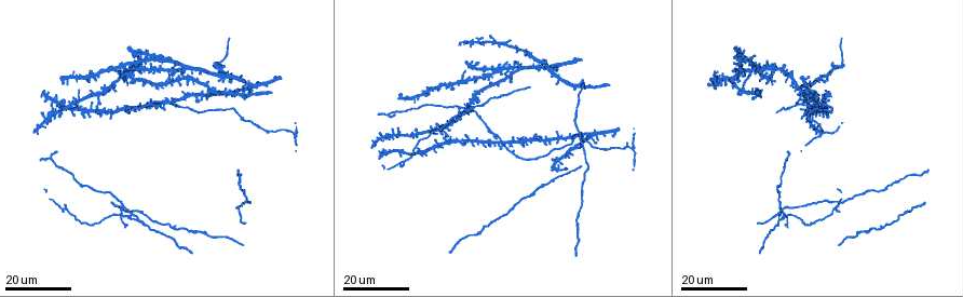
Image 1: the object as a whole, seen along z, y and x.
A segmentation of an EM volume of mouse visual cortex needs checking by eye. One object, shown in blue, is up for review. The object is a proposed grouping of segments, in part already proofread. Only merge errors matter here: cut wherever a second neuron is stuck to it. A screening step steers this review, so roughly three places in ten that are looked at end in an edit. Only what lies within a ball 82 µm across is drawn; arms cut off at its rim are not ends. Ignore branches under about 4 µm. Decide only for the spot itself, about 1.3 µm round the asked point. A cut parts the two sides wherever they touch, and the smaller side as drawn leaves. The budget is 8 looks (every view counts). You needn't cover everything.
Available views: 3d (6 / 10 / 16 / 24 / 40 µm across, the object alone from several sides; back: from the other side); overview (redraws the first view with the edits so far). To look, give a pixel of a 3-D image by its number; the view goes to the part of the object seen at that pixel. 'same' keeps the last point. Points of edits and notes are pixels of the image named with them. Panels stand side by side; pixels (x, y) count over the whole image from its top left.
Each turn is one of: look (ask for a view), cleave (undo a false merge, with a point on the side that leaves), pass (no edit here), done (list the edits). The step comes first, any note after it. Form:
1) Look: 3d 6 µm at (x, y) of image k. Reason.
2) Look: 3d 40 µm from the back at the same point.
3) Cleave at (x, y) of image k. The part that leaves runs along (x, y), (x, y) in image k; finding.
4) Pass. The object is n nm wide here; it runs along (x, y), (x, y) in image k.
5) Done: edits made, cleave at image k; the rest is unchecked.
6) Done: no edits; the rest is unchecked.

Look: 3d 24 µm at (218, 63) of image 1. Thin arm on a thick one.

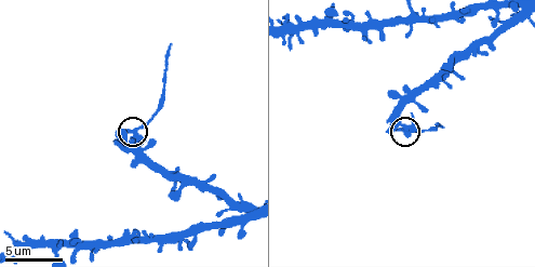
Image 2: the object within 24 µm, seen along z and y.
Look: 3d 10 µm at (134, 133) of image 2.

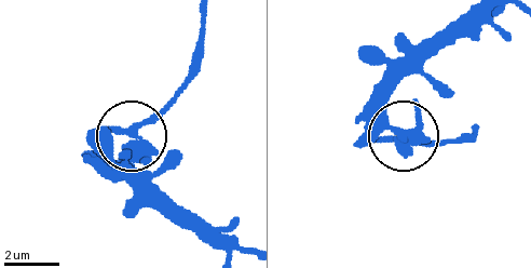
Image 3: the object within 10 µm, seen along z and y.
Cleave at (140, 123) of image 3. The part that leaves runs along (400, 132), (463, 139), (476, 125) in image 3; two neurons meet here.

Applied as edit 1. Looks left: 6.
Look: 3d 24 µm at (121, 67) of image 1.

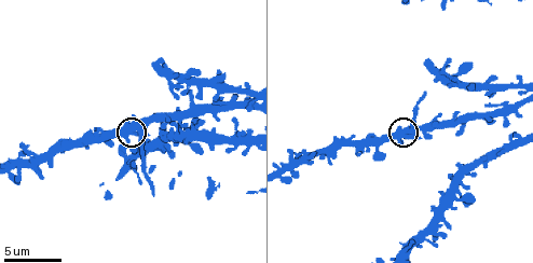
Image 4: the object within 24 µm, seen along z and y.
Look: 3d 10 µm at (413, 126) of image 4. Closer look.

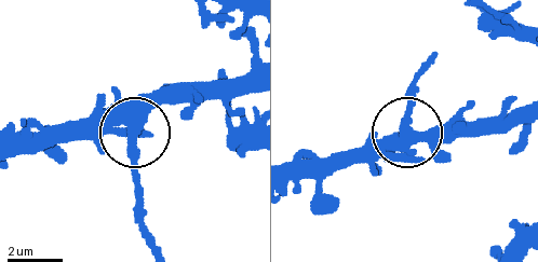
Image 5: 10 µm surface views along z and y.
Cleave at (136, 167) of image 5. The object is 470 nm wide here; two neurons meet here.

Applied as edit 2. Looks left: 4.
Look: 3d 16 µm at (139, 220) of image 1. Side arm on a straight run.

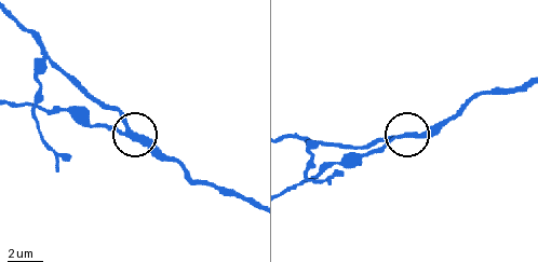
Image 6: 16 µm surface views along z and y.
Look: 3d 6 µm at (412, 135) of image 6. Closer look.

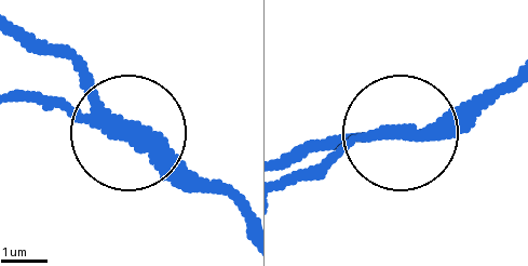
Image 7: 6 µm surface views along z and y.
Cleave at (51, 104) of image 7. The part that leaves runs along (96, 130), (18, 95) in image 7; two neurons meet here.

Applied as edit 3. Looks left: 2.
Done: edits made, cleave at image 3, cleave at image 5, cleave at image 7; the rest is unchecked.

